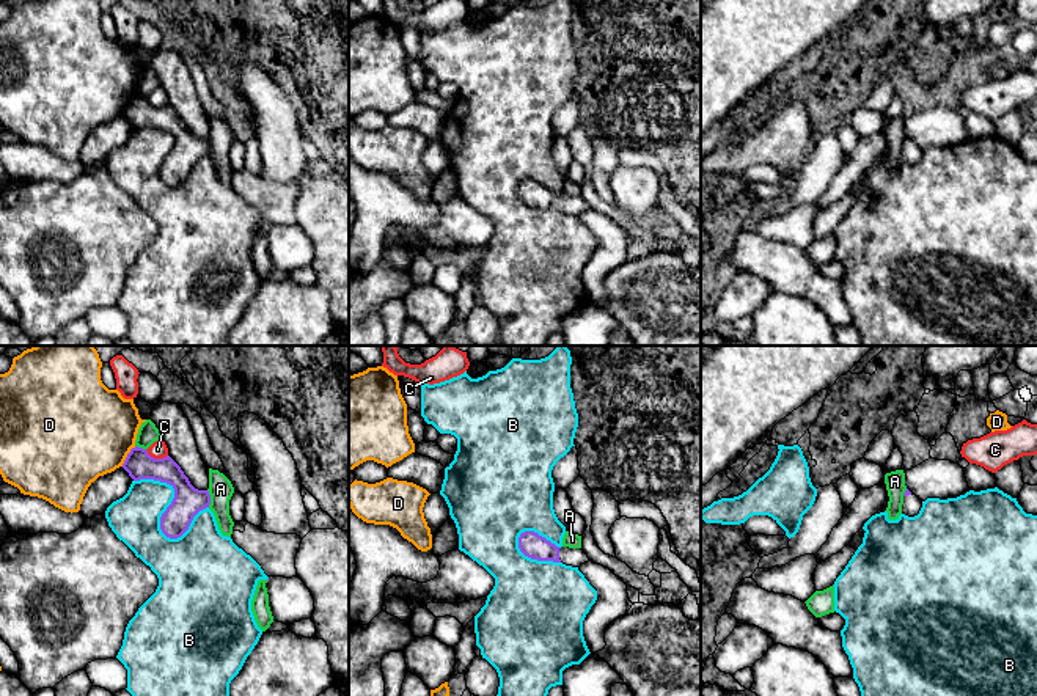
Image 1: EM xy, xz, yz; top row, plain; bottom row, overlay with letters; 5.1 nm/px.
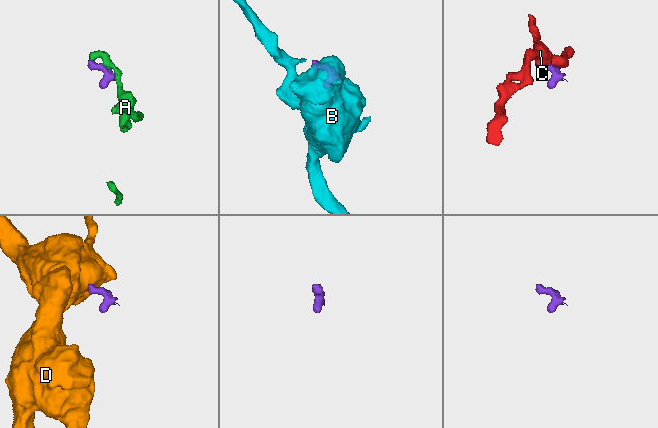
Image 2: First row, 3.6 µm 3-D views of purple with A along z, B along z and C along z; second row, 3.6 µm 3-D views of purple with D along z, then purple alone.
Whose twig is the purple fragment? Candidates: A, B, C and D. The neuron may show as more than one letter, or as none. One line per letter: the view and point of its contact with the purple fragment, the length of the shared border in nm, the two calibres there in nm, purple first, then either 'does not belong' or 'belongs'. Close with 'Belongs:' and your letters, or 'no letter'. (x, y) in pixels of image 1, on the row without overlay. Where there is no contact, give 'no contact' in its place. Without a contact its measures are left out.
A: xy (209, 146) | 90 nm | 150/130 nm | does not belong
B: xy (162, 164) | 420 nm | 150/260 nm | does not belong
C: xy (156, 107) | 120 nm | 150/90 nm | does not belong
D: xy (128, 104) | 130 nm | 150/480 nm | does not belong
Belongs: no letter

